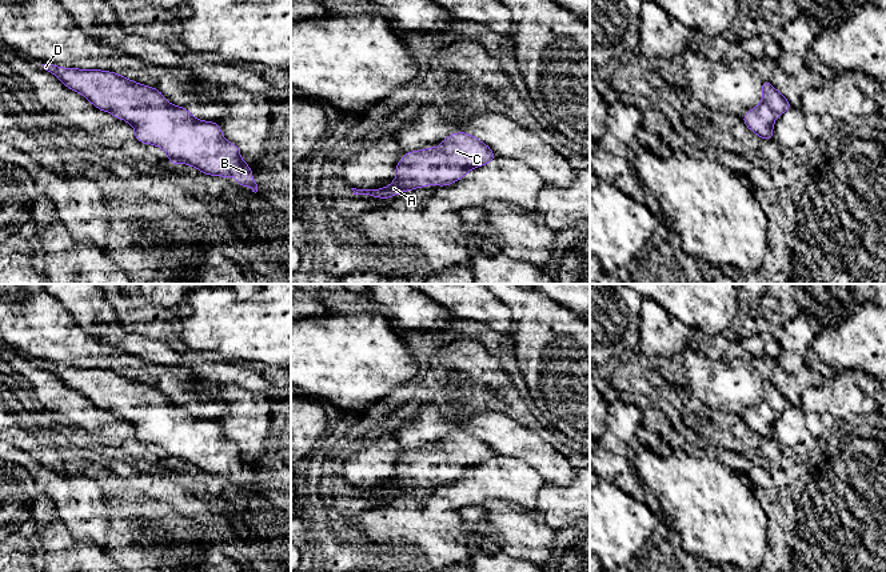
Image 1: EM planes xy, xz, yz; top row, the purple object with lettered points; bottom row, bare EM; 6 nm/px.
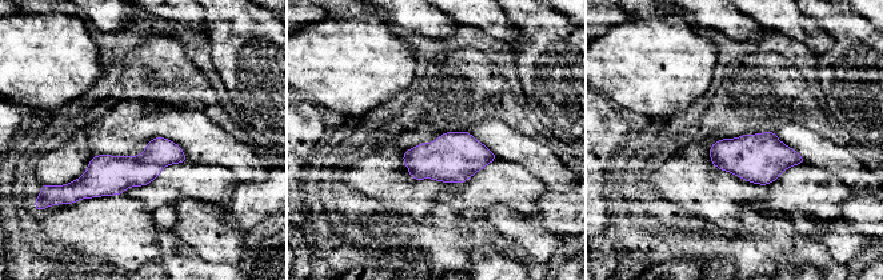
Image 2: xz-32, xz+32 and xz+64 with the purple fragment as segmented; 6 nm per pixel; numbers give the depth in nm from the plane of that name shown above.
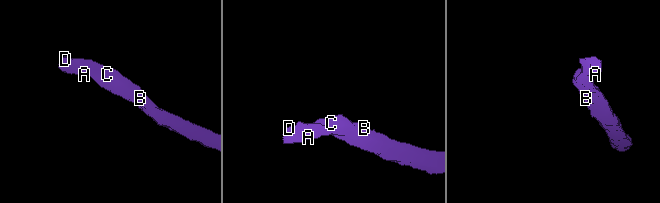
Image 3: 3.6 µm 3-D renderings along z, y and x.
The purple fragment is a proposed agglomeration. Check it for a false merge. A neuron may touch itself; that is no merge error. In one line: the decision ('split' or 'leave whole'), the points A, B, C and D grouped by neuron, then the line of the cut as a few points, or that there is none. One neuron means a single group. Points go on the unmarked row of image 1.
leave whole | A B C D | no cut

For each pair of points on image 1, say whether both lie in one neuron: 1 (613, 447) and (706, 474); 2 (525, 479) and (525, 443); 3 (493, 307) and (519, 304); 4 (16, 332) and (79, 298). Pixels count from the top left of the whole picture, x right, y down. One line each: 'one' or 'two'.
1: two
2: two
3: two
4: two

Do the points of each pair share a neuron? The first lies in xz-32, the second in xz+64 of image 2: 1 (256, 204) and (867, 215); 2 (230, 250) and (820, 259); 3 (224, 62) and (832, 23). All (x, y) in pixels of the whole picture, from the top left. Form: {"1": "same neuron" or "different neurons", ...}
{"1": "same neuron", "2": "different neurons", "3": "same neuron"}

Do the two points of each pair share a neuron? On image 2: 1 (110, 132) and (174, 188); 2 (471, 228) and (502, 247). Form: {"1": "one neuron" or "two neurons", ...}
{"1": "two neurons", "2": "one neuron"}

